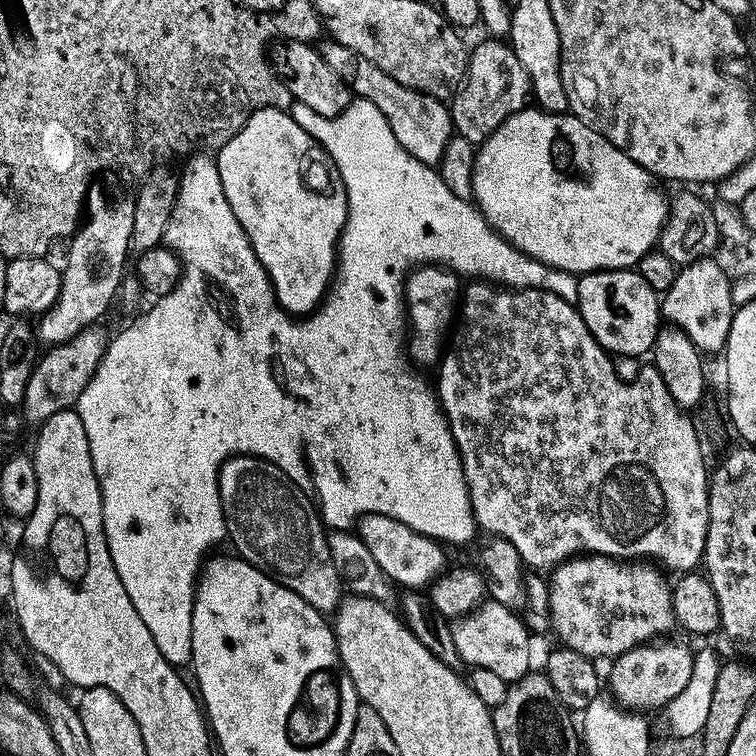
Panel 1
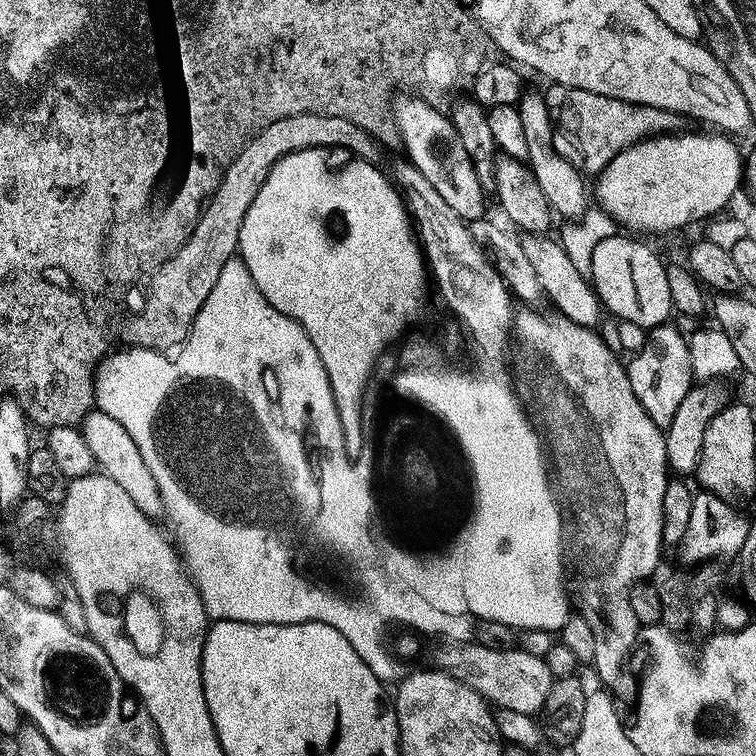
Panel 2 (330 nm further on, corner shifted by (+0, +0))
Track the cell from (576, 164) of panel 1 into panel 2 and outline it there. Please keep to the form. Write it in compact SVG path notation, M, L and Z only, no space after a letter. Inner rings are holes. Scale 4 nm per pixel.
M677 131L675 134L637 139L624 148L595 177L594 200L617 225L637 228L640 232L667 234L687 229L687 224L699 225L723 213L729 207L731 196L742 184L742 152L736 149L735 139L724 134Z

